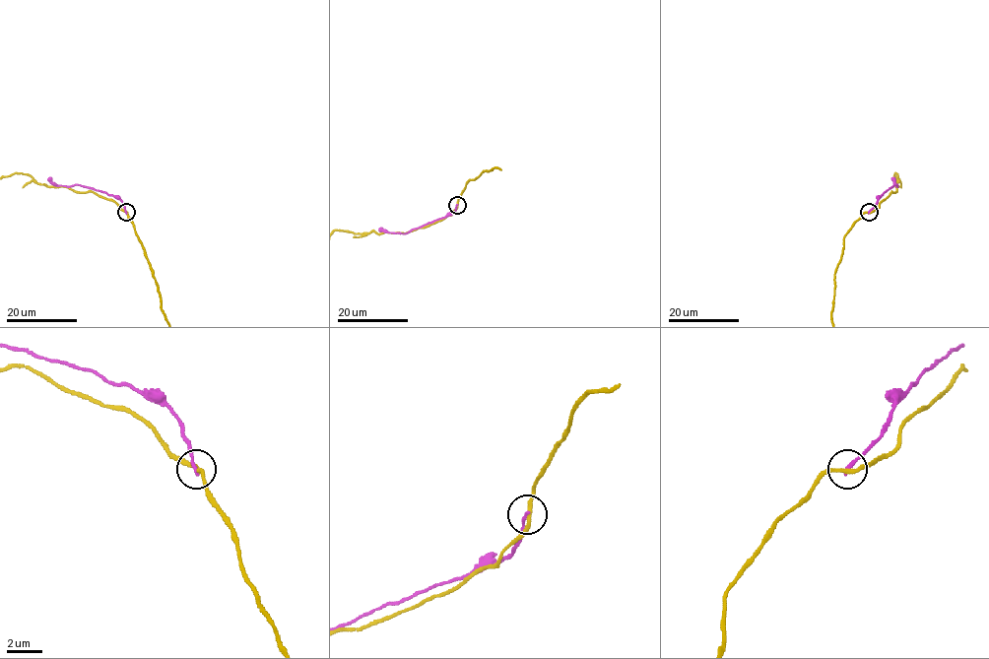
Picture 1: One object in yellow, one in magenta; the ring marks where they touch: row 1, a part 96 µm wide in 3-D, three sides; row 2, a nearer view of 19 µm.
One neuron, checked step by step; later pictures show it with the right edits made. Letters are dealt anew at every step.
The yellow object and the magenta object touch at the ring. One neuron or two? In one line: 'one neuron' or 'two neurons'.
two neurons

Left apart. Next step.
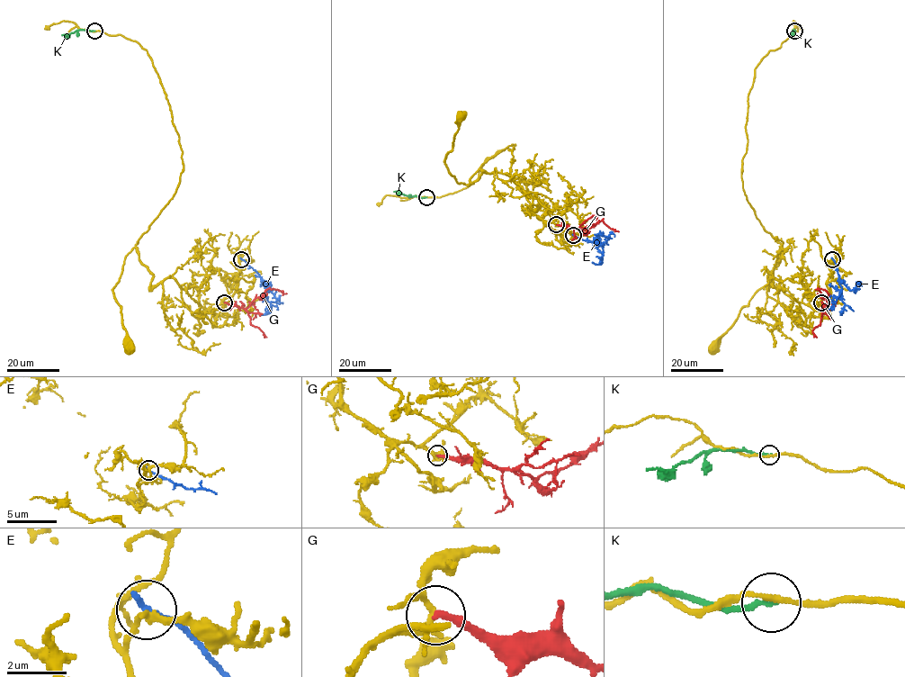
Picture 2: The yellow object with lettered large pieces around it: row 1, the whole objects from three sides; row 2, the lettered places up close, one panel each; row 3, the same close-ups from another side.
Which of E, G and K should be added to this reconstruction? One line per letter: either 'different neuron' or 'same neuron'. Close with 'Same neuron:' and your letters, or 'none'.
E: different neuron
G: different neuron
K: different neuron
Same neuron: none

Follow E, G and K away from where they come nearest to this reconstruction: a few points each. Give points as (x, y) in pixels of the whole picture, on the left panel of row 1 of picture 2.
E: (241, 259), (255, 271), (267, 287), (266, 299), (271, 310), (261, 315)
G: (225, 302), (246, 308), (269, 288), (287, 293)
K: (94, 31), (76, 30), (61, 35)

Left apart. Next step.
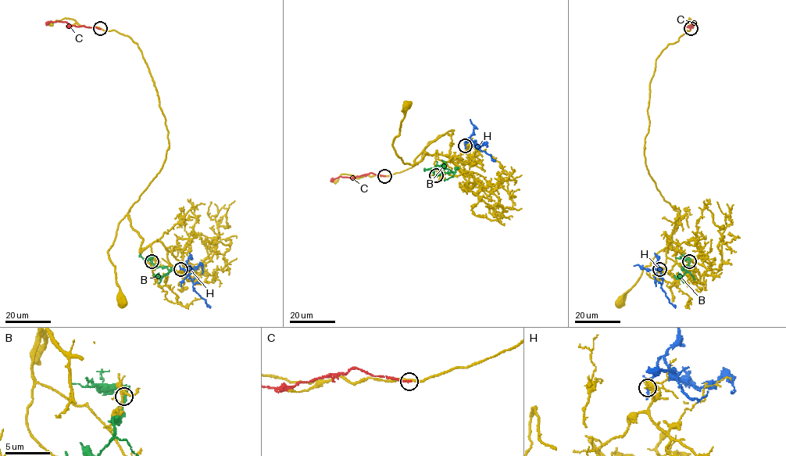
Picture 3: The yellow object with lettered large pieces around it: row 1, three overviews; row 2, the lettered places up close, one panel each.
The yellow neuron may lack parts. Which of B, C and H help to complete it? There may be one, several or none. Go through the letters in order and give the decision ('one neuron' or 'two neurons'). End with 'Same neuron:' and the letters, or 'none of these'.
B: two neurons
C: two neurons
H: two neurons
Same neuron: none of these

